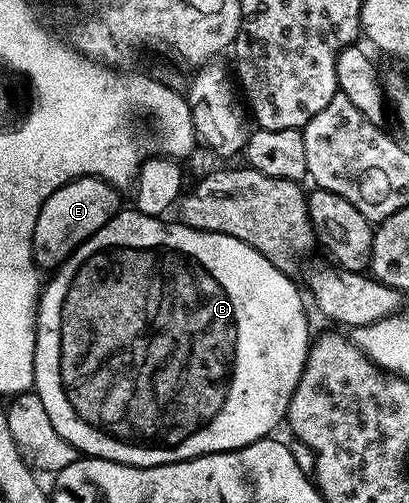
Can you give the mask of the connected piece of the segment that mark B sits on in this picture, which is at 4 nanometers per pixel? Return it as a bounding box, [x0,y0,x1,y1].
[33,211,311,469]

